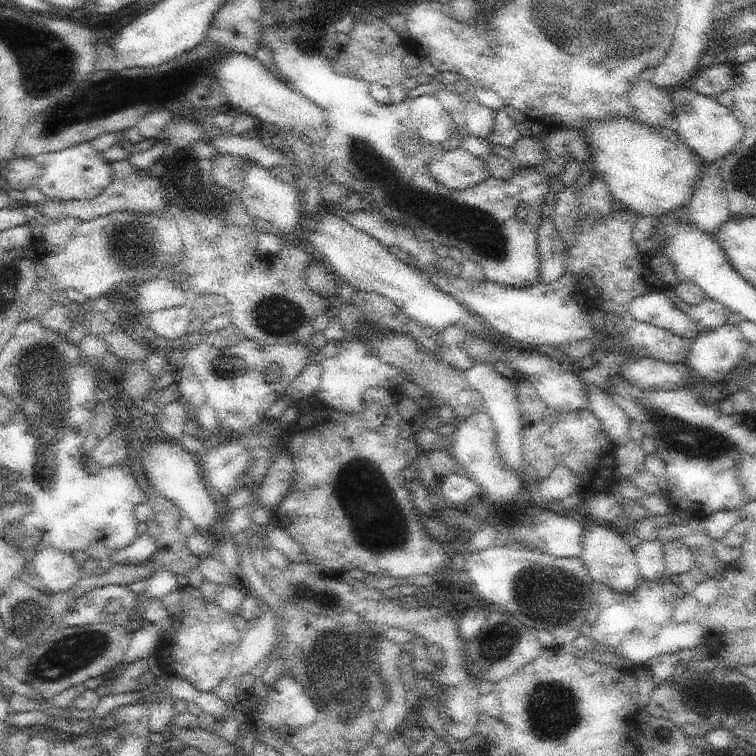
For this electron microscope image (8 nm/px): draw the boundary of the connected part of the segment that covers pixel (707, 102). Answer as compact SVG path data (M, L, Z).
M682 85L671 93L674 103L673 116L674 129L686 146L693 150L705 163L720 161L732 150L745 135L740 121L732 111L718 102L716 97L700 94L691 85Z

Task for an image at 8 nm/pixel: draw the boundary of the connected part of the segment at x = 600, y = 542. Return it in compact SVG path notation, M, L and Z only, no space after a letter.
M589 522L584 527L584 546L582 554L583 565L593 582L608 585L619 593L629 593L637 589L638 583L643 580L635 557L635 551L624 535L608 523Z

